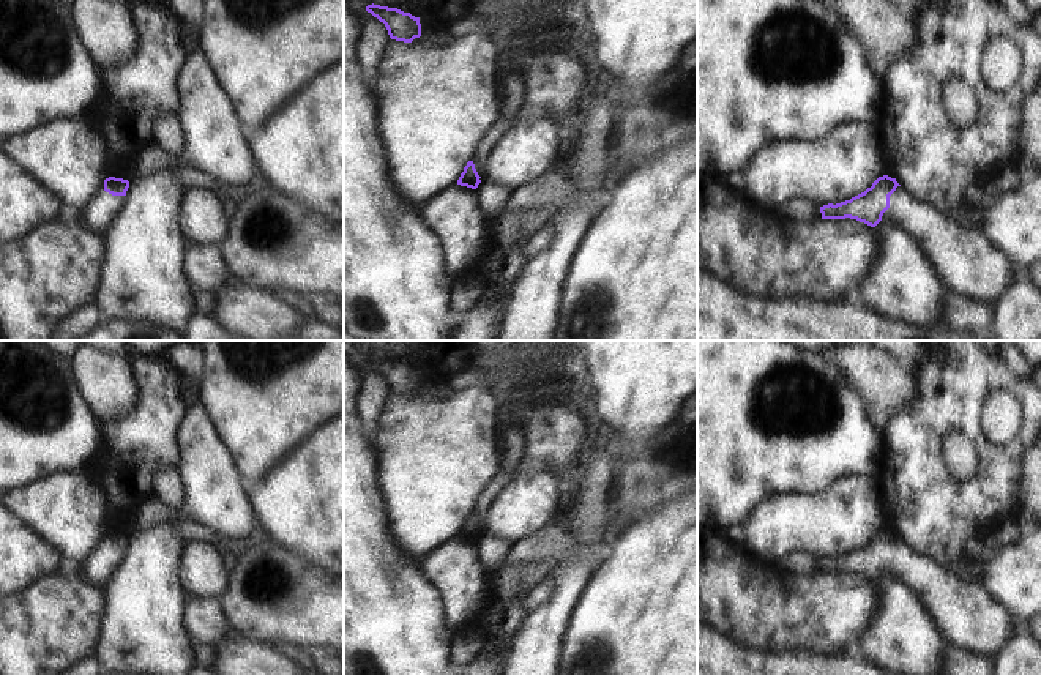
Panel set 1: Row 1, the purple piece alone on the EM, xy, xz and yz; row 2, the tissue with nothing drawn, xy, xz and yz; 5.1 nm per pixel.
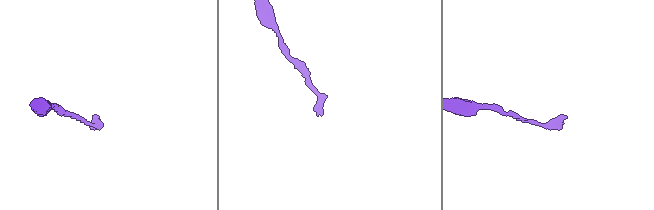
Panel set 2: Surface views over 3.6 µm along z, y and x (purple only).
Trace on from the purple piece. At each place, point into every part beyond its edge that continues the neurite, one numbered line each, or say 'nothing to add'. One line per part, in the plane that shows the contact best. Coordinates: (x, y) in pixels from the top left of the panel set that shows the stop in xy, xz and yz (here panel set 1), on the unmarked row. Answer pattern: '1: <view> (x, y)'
1: yz (967, 617)

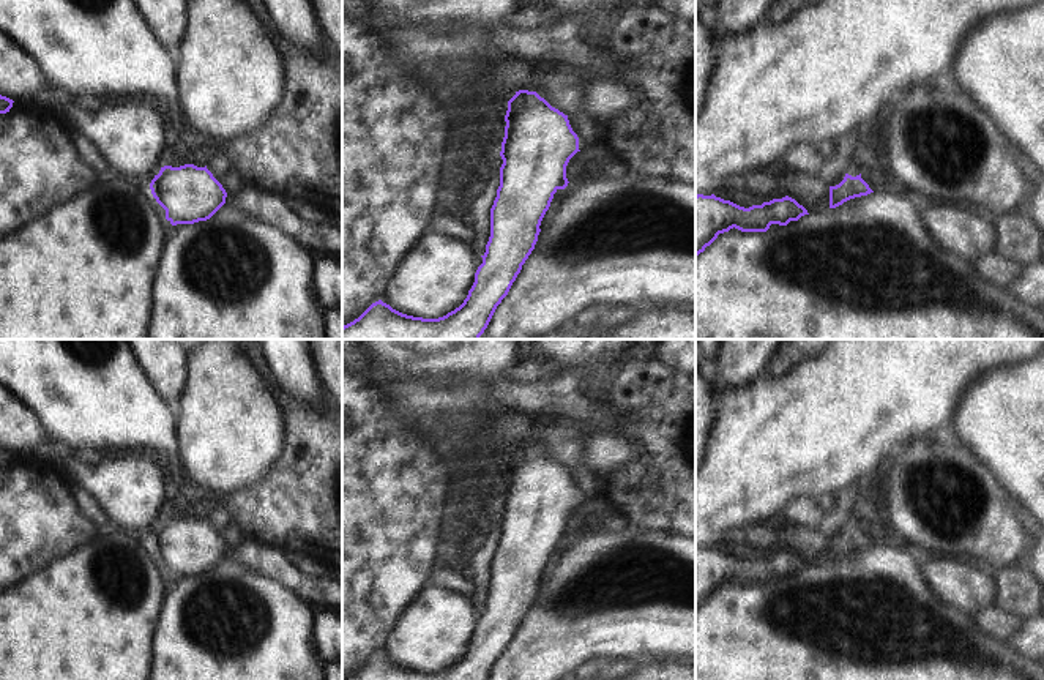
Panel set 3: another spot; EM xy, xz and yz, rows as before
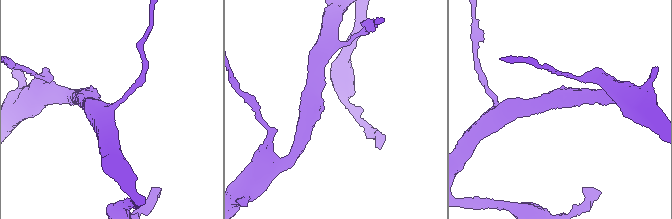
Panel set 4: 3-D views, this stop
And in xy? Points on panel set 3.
nothing to add

